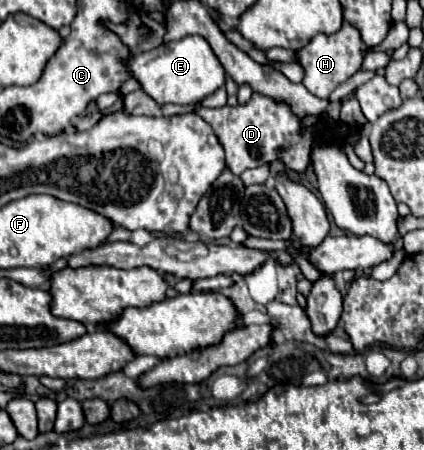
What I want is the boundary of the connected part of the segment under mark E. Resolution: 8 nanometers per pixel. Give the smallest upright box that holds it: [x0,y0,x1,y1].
[129,36,225,104]

